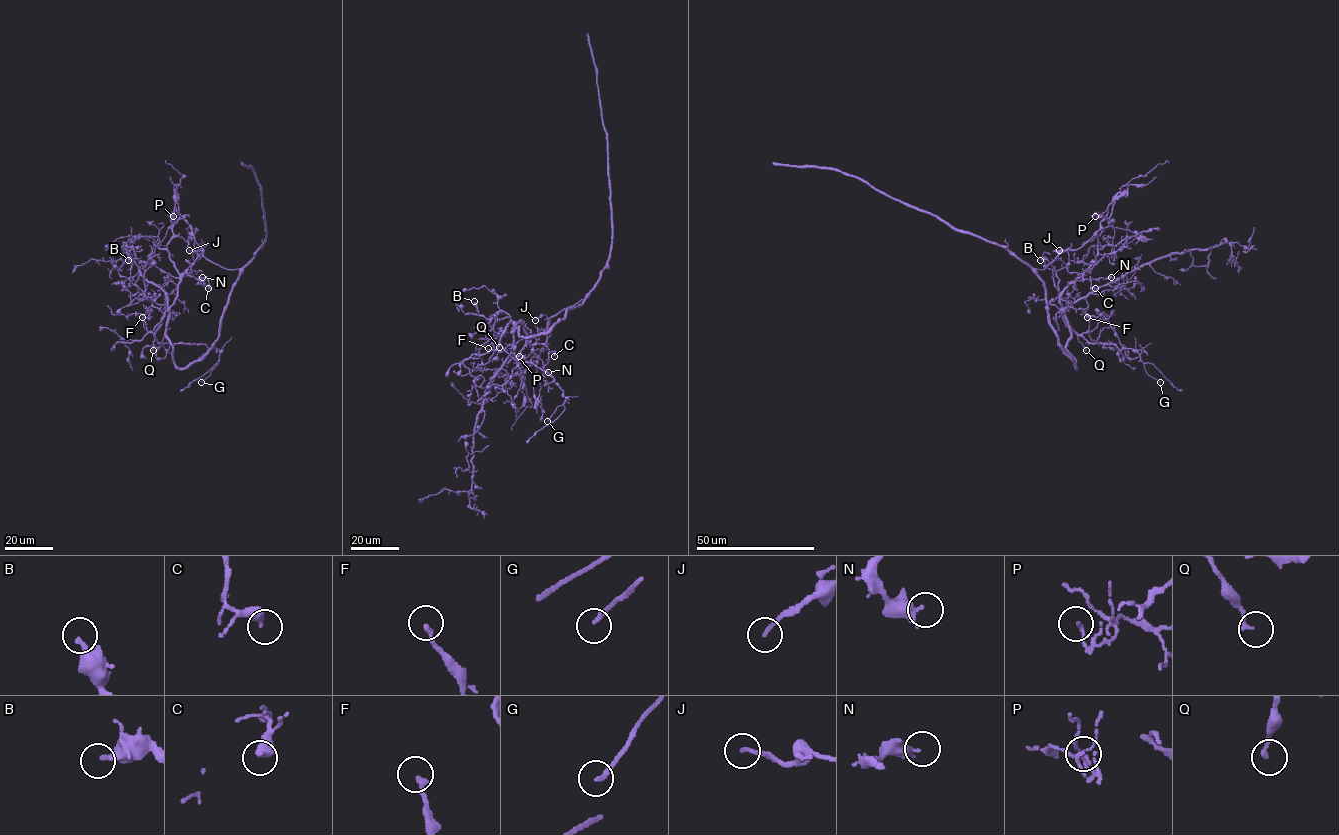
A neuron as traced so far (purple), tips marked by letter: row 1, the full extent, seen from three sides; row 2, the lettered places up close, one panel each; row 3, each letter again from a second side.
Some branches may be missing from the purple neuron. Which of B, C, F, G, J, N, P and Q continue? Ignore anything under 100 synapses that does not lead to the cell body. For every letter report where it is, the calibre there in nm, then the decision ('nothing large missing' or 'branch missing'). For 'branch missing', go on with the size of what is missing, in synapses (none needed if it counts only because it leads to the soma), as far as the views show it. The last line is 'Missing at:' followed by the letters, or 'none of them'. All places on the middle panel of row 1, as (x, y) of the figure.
B: place (474, 301); calibre 280 nm; nothing large missing
C: place (554, 356); calibre 440 nm; nothing large missing
F: place (488, 348); calibre 220 nm; nothing large missing
G: place (547, 421); calibre 180 nm; nothing large missing
J: place (535, 320); calibre 150 nm; nothing large missing
N: place (548, 372); calibre 440 nm; nothing large missing
P: place (519, 356); calibre 130 nm; nothing large missing
Q: place (499, 347); calibre 200 nm; nothing large missing
Missing at: none of them

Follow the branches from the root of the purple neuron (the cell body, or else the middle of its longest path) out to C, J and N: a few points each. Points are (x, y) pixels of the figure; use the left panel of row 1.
C: (201, 251), (189, 273), (196, 278), (207, 276), (208, 288)
J: (201, 251), (189, 250)
N: (201, 251), (189, 273), (196, 278), (202, 277)

